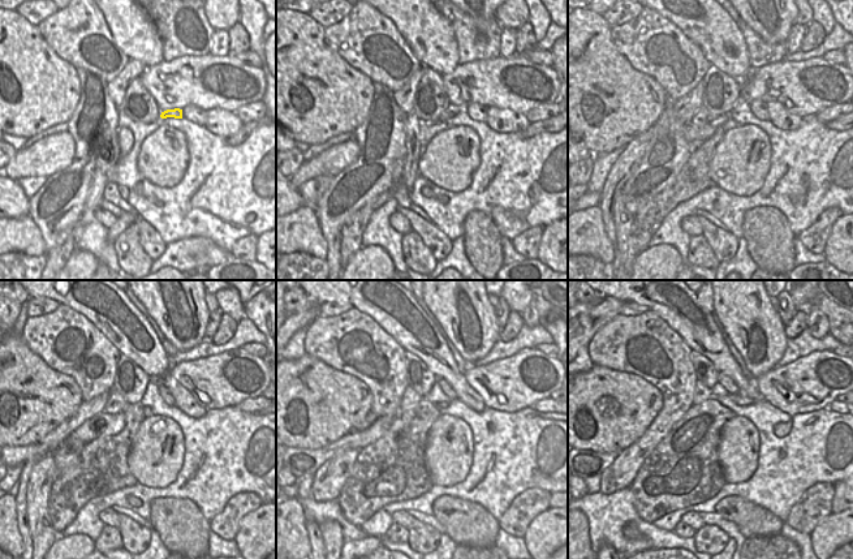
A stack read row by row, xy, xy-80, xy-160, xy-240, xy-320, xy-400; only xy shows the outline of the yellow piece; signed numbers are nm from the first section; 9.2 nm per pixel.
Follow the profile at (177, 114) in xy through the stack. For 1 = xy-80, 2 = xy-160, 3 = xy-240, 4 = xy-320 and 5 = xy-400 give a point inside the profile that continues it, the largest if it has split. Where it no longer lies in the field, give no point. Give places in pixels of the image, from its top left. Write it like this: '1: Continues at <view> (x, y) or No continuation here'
1: Continues at xy-80 (452, 111)
2: Continues at xy-160 (696, 136)
3: Continues at xy-240 (103, 425)
4: Continues at xy-320 (302, 461)
5: Continues at xy-400 (594, 463)

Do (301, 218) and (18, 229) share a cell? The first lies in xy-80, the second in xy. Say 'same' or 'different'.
same

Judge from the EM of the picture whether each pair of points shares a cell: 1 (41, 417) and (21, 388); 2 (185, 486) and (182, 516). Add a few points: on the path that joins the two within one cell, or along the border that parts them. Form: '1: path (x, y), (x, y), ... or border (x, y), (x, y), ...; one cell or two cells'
1: path (34, 411), (21, 395); one cell
2: border (154, 498), (189, 498), (206, 519); two cells

